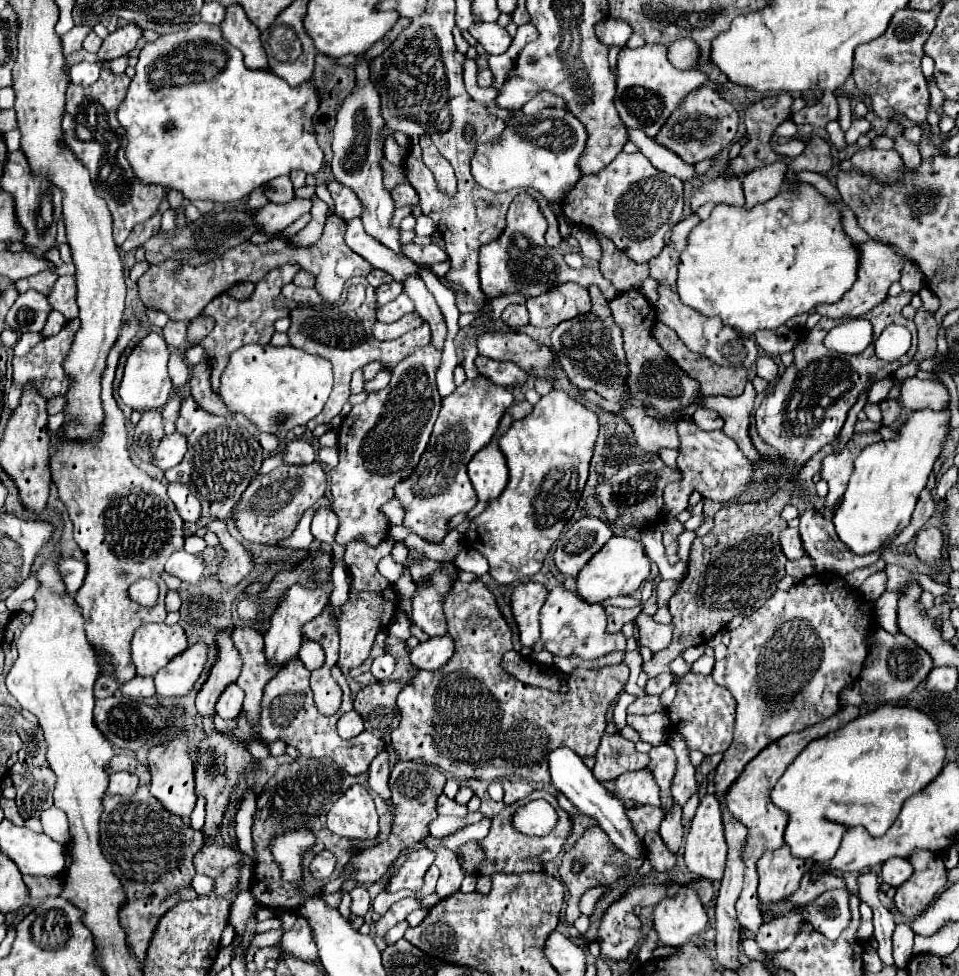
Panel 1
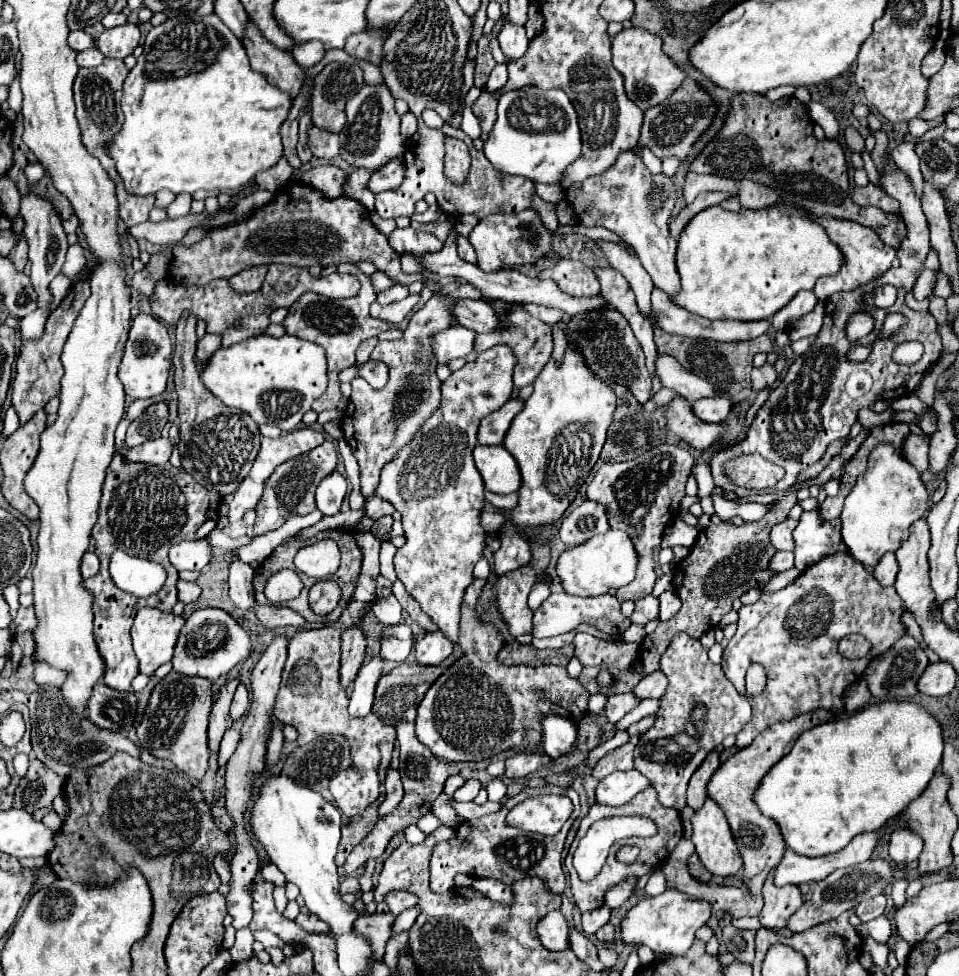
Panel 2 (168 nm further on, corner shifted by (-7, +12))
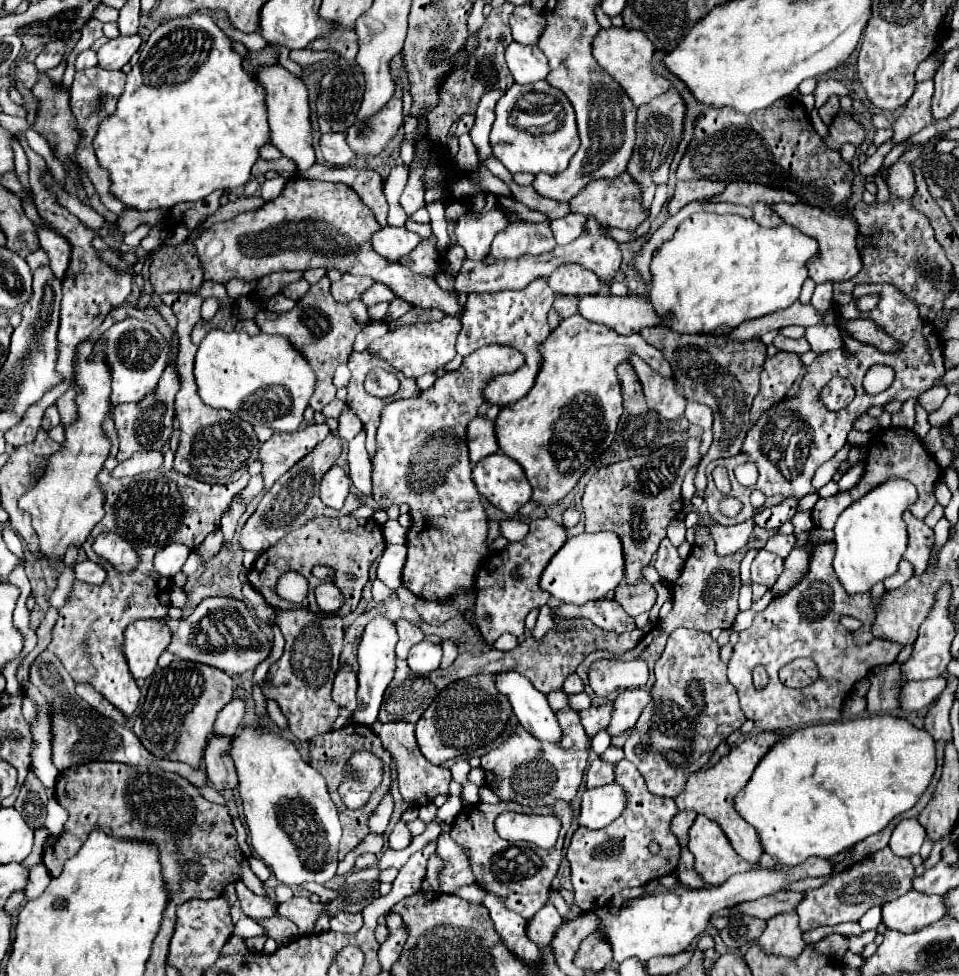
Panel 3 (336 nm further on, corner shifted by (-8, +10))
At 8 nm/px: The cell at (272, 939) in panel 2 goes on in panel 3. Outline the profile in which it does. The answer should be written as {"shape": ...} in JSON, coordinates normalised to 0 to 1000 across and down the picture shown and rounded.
{"shape":[[[251,940],[247,944],[245,958],[249,958],[251,962],[258,962],[258,960],[281,960],[278,952],[274,948],[270,948],[266,942],[260,942],[260,940]]]}

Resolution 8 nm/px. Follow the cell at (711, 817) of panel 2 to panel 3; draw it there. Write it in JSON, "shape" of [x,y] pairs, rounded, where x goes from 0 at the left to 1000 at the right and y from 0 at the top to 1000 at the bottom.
{"shape":[[[727,835],[718,851],[718,872],[725,876],[725,890],[739,907],[752,907],[762,897],[785,888],[764,872],[752,847],[735,835]]]}

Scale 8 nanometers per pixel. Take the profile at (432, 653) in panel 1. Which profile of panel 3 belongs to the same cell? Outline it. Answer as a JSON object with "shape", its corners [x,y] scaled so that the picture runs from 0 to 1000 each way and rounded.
{"shape":[[[439,657],[435,661],[429,663],[424,679],[429,683],[429,688],[433,690],[447,690],[458,685],[460,681],[460,659],[447,659],[447,657]]]}

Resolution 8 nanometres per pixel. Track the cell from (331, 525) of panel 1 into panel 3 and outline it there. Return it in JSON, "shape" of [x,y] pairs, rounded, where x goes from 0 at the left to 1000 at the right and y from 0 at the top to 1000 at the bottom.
{"shape":[[[347,476],[345,483],[335,493],[335,513],[341,519],[347,519],[353,524],[362,507],[364,507],[364,489],[353,476]]]}

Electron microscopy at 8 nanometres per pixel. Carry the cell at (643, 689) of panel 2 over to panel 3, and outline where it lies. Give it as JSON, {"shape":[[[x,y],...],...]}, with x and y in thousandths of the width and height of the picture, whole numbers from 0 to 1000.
{"shape":[[[656,706],[656,708],[648,708],[645,714],[641,716],[641,731],[639,737],[633,745],[635,753],[641,755],[645,751],[650,751],[652,747],[660,745],[668,733],[668,728],[679,720],[679,710],[673,706]]]}

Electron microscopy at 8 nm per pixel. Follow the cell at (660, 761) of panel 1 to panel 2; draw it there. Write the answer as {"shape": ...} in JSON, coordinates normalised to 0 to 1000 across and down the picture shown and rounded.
{"shape":[[[717,649],[703,651],[703,655],[699,657],[697,665],[688,675],[688,688],[697,694],[697,704],[692,714],[688,716],[688,726],[684,728],[684,741],[667,755],[667,759],[661,765],[663,767],[661,786],[672,796],[676,796],[678,804],[686,813],[688,825],[711,829],[715,827],[715,804],[722,792],[732,784],[734,776],[755,759],[755,755],[772,751],[772,747],[780,741],[782,735],[782,718],[770,712],[765,702],[755,694],[753,683],[745,681],[738,675],[738,665],[734,665],[728,655],[717,653]]]}

